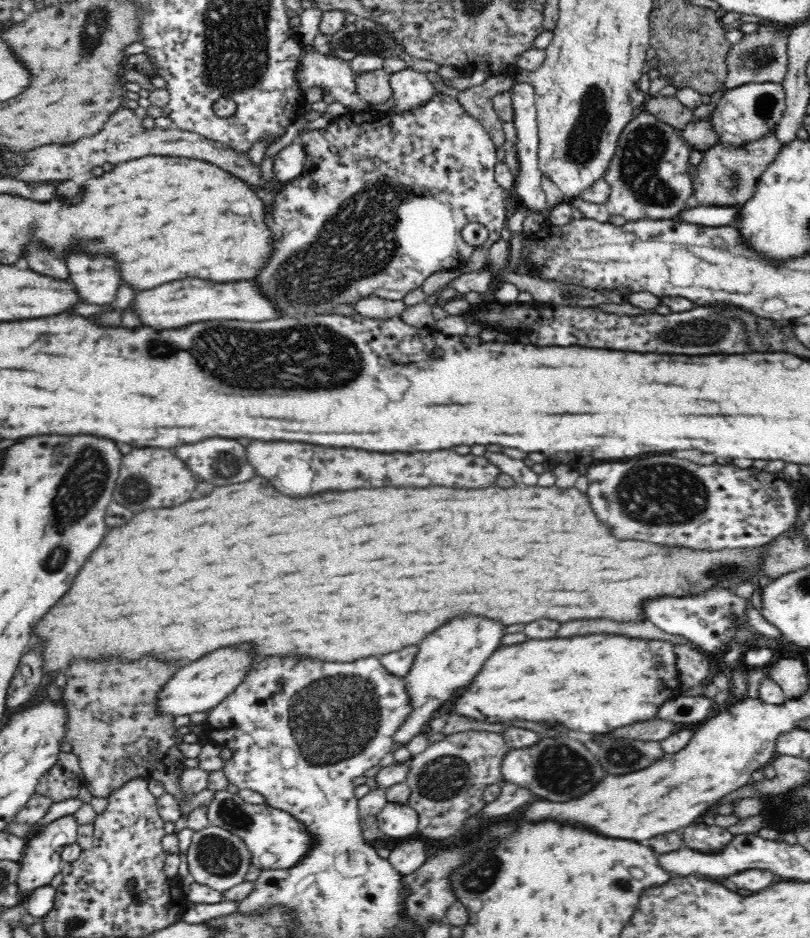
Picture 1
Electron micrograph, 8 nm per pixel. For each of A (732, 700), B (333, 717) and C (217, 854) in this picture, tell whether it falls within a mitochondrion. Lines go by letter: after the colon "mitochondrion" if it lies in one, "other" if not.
A: other
B: mitochondrion
C: mitochondrion

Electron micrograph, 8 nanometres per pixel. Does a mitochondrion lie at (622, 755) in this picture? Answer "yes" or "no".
yes

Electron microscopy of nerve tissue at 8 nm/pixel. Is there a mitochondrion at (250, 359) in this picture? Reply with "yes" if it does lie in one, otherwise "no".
yes

